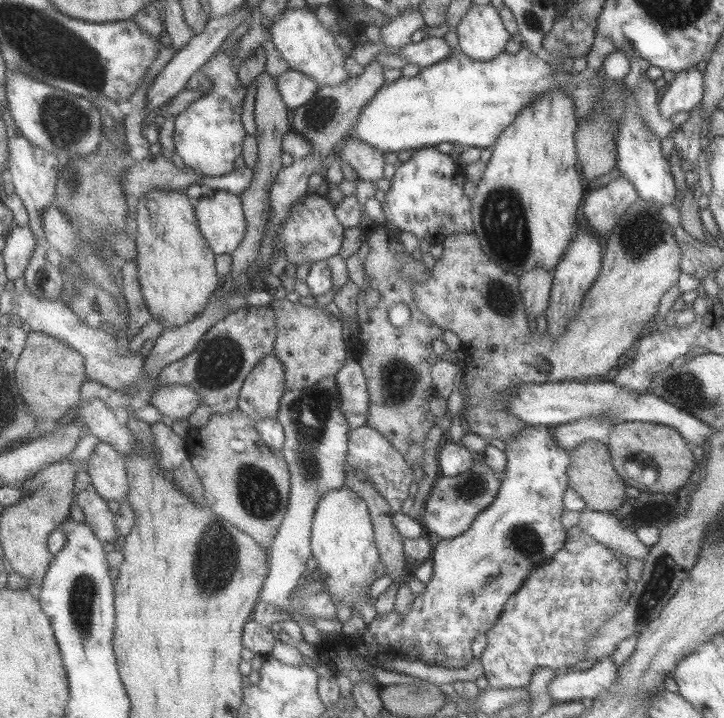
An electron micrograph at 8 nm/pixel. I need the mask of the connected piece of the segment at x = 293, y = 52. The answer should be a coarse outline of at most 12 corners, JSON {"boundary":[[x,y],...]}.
{"boundary":[[305,6],[270,25],[291,70],[317,86],[348,78],[336,37]]}

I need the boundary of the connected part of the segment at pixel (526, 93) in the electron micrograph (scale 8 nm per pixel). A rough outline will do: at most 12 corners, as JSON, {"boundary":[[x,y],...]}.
{"boundary":[[525,46],[452,52],[381,86],[349,137],[381,152],[493,147],[560,88],[584,122],[600,78]]}

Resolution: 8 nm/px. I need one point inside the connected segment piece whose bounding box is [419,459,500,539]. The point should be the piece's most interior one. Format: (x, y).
(453, 502)

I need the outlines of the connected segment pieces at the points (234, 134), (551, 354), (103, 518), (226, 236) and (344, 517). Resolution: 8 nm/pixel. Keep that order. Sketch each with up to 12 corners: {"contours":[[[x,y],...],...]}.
{"contours":[[[239,39],[199,68],[213,87],[174,116],[185,168],[234,170],[245,96],[231,62]],[[635,200],[558,338],[456,233],[413,303],[469,356],[465,429],[507,442],[521,383],[603,376],[677,283],[667,211]],[[92,485],[74,494],[85,522],[102,543],[121,534]],[[215,190],[193,201],[214,255],[230,255],[245,234],[237,195]],[[341,487],[315,507],[310,553],[330,599],[377,617],[380,562],[366,502]]]}

